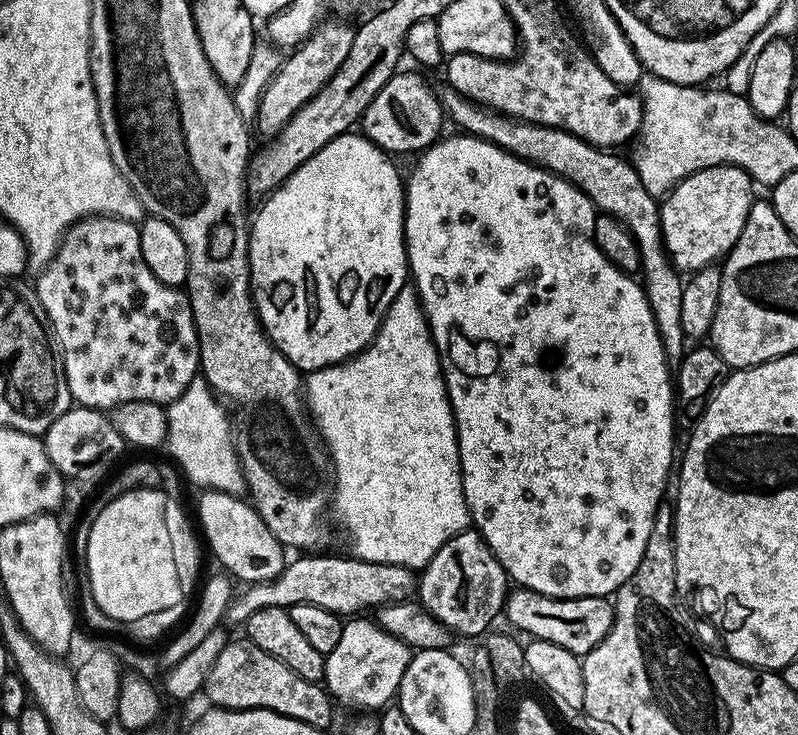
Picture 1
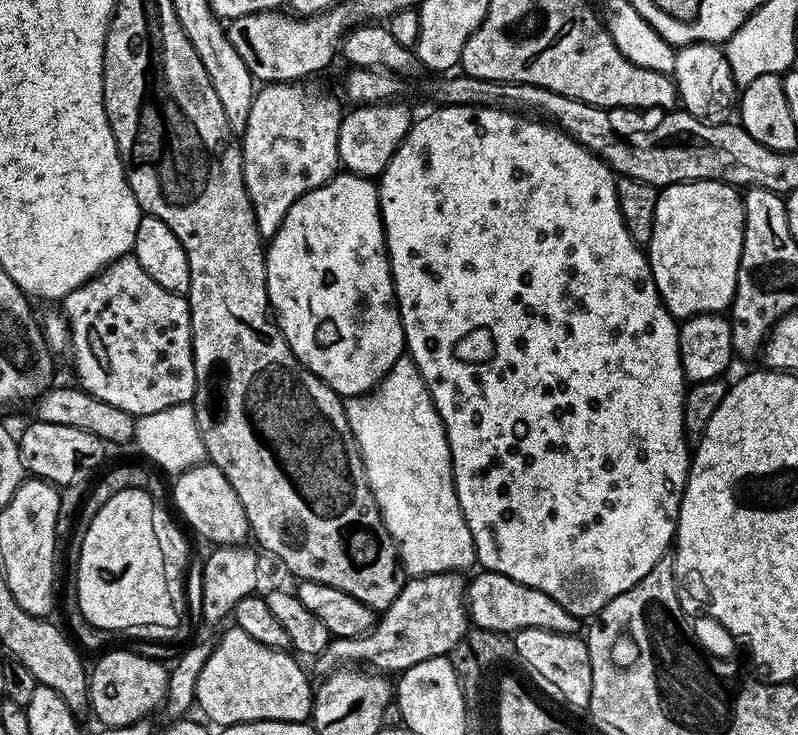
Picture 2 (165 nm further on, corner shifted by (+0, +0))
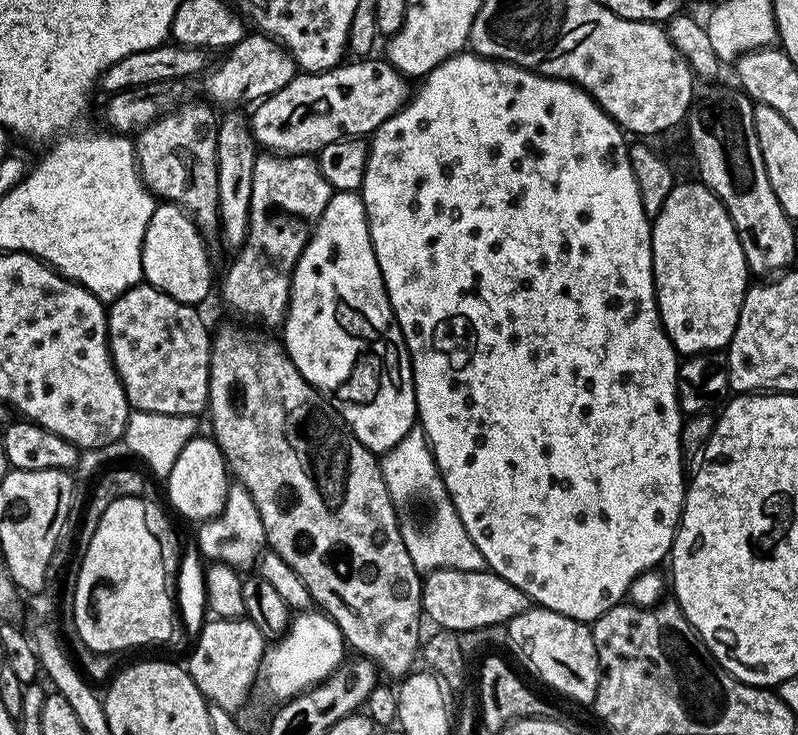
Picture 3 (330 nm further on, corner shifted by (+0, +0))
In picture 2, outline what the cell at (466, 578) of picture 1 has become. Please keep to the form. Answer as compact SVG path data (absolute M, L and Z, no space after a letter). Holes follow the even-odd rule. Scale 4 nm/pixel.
M461 573L413 576L403 581L398 598L394 598L389 608L383 609L368 635L356 639L333 637L326 650L315 657L314 670L318 676L325 676L343 666L362 665L384 674L396 674L418 662L447 656L455 644L465 639L469 628L466 580Z

